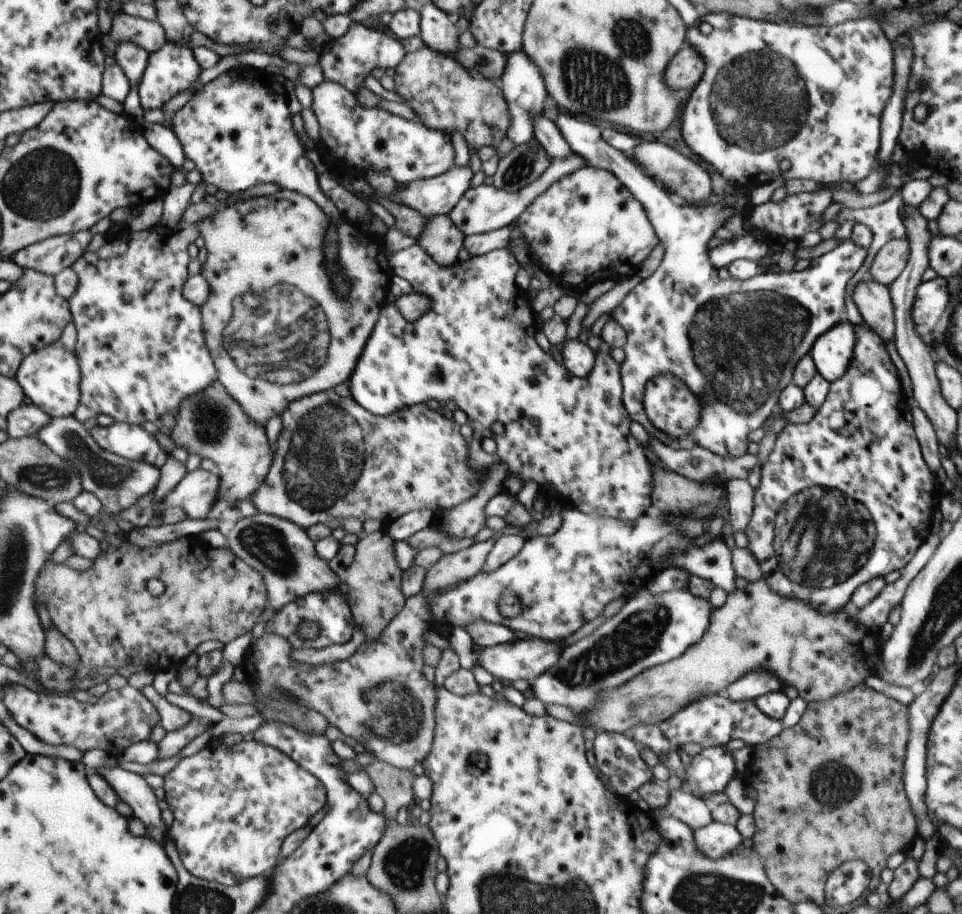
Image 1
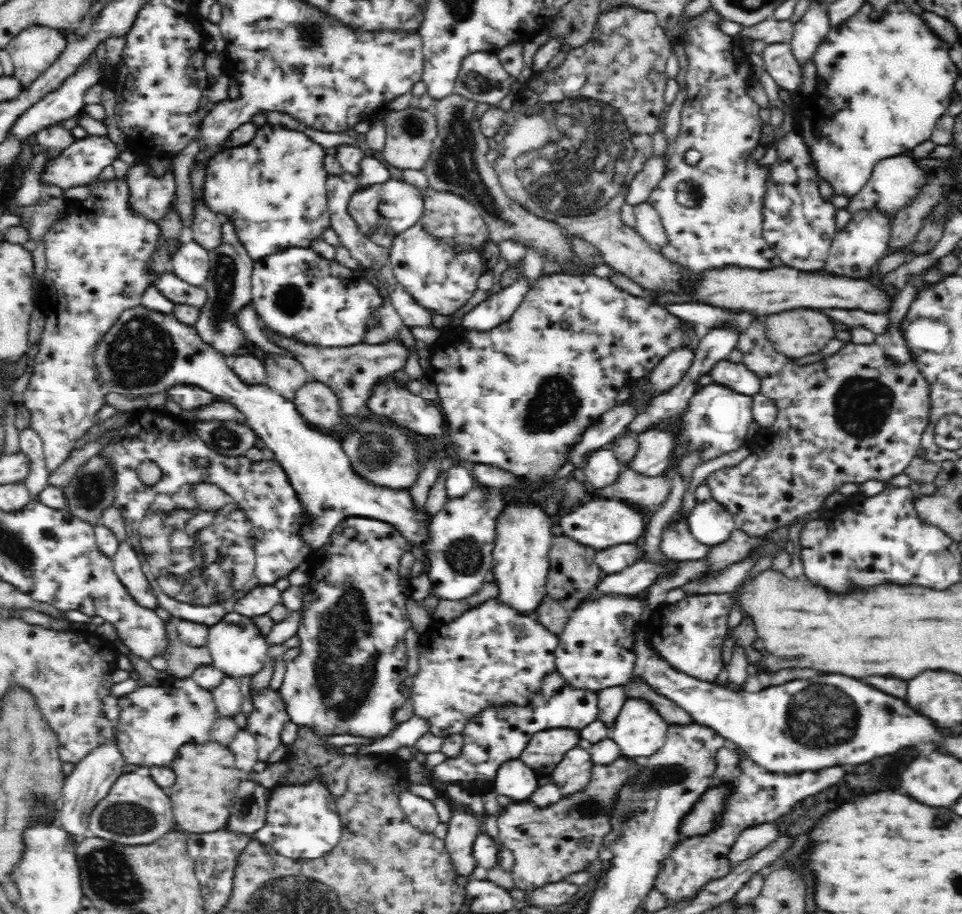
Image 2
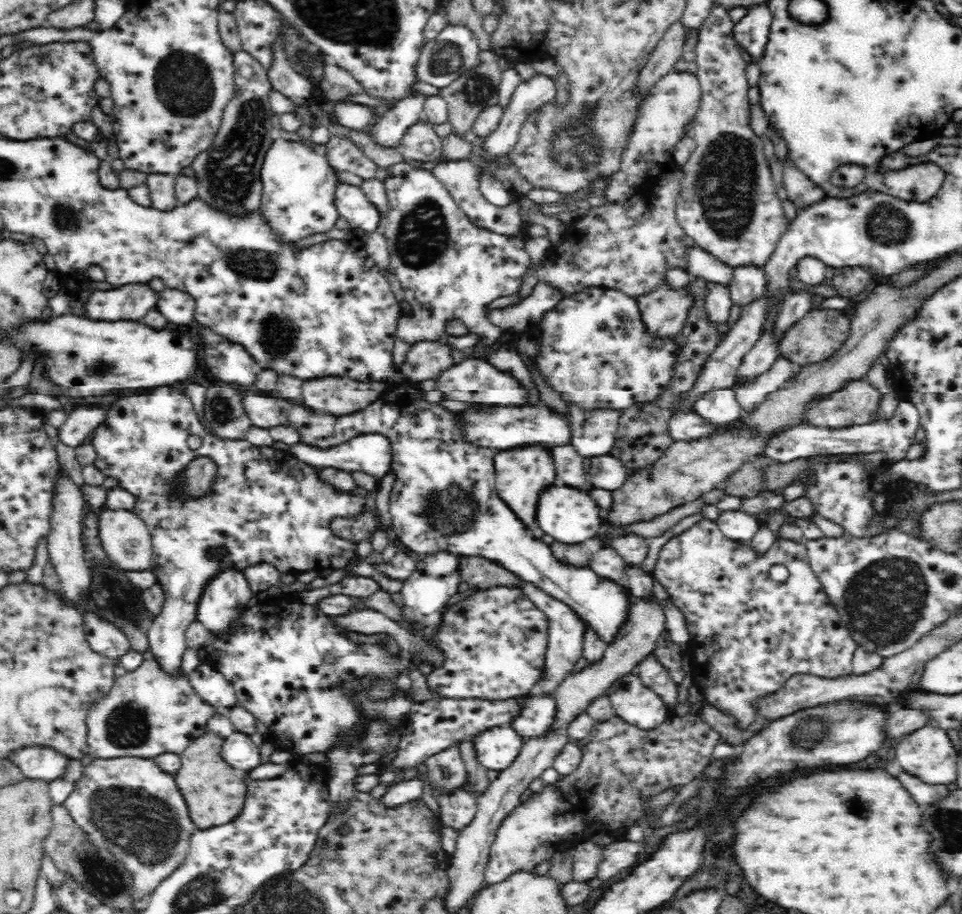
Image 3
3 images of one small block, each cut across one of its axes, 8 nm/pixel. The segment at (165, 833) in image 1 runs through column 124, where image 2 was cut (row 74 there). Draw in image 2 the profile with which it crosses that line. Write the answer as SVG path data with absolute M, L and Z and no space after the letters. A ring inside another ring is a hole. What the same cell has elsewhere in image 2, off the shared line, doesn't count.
M774 41L765 43L761 52L764 68L779 88L794 92L802 84L802 68L791 51L791 43Z

